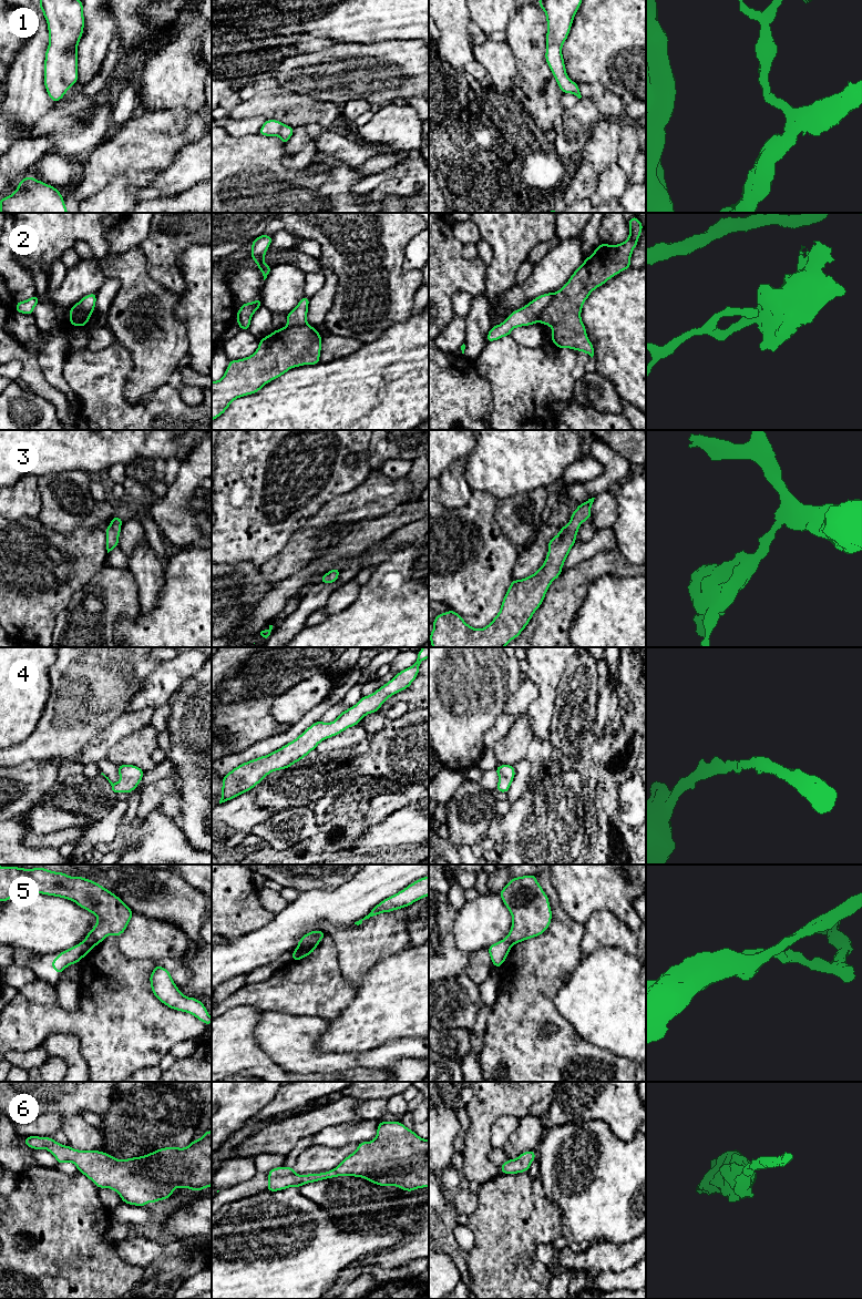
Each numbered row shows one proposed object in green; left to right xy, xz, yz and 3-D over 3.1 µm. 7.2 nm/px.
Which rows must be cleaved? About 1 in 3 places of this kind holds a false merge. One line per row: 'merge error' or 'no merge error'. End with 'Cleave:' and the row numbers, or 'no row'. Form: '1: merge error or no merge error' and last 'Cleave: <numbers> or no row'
1: no merge error
2: merge error
3: no merge error
4: no merge error
5: merge error
6: no merge error
Cleave: 2, 5

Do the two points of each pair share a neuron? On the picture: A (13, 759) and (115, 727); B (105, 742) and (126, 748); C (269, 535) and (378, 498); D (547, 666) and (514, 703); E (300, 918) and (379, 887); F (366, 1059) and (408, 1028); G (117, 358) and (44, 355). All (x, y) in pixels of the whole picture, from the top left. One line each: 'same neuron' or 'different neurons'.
A: different neurons
B: different neurons
C: different neurons
D: different neurons
E: same neuron
F: different neurons
G: different neurons

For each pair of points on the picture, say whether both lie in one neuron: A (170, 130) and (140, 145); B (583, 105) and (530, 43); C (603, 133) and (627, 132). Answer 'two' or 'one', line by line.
A: one
B: two
C: two

